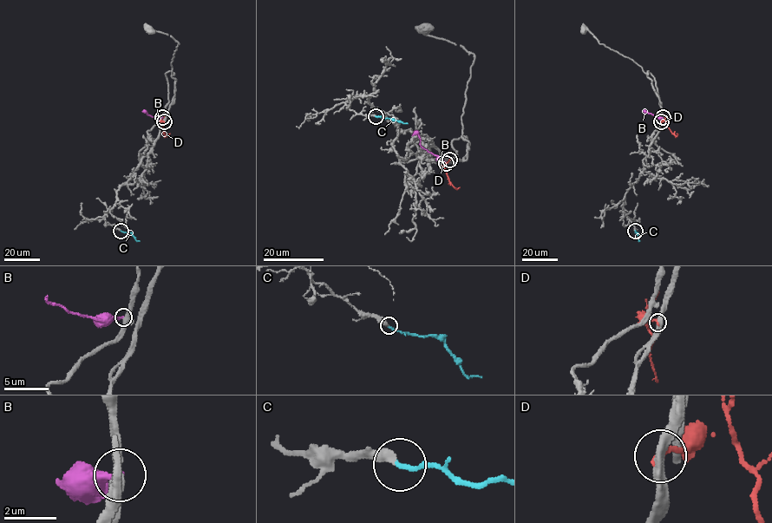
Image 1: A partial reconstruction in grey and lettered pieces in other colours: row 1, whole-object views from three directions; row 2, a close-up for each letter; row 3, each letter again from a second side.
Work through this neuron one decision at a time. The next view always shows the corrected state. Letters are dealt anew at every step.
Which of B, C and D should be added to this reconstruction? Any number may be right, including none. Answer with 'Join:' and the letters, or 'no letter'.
Join: C

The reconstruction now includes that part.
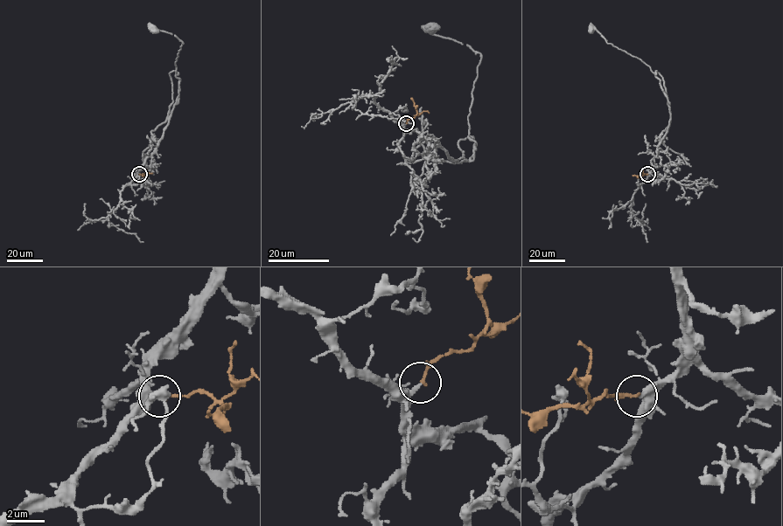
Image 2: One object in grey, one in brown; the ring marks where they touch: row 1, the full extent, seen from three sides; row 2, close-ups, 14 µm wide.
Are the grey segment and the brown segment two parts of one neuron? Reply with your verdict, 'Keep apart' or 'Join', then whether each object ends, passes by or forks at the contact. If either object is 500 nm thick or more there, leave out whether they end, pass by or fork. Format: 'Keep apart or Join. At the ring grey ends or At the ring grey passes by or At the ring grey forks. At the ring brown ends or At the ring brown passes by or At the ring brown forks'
Join. At the ring grey ends. At the ring brown ends

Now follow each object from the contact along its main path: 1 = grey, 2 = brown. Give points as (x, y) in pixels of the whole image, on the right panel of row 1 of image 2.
1: (647, 174), (669, 125), (667, 97), (660, 80), (647, 65), (607, 43), (596, 30), (592, 30)
2: (646, 174), (632, 175)

